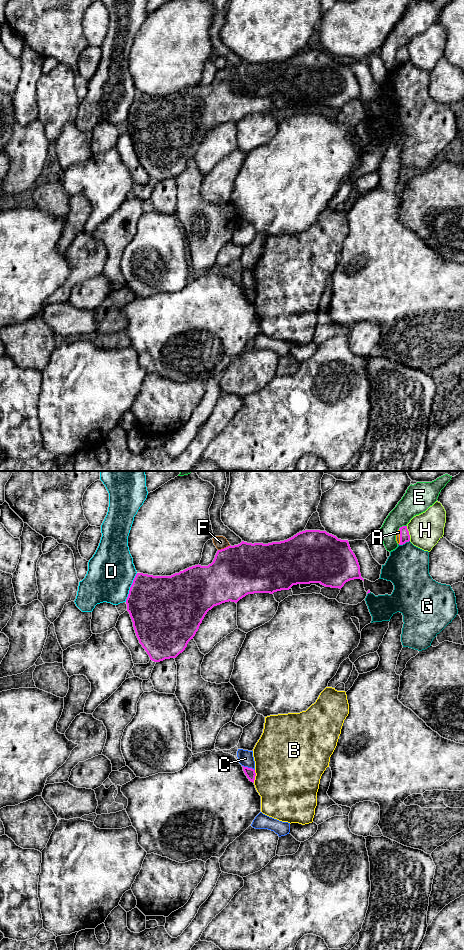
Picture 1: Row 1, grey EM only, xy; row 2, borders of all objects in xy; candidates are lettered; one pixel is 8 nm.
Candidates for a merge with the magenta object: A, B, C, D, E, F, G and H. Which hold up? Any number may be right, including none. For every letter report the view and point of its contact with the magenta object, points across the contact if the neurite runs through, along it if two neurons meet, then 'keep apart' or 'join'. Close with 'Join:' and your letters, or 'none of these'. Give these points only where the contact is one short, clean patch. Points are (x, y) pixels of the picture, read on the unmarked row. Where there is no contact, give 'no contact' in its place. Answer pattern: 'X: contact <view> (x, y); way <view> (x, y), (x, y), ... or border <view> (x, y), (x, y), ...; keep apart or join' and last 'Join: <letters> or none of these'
A: contact xy (400, 56); join
B: contact xy (255, 295); keep apart
C: contact xy (248, 288); border xy (242, 285), (254, 290); keep apart
D: contact xy (130, 107); keep apart
E: contact xy (402, 46); keep apart
F: contact xy (224, 68); keep apart
G: contact xy (403, 63); keep apart
H: contact xy (408, 53); keep apart
Join: A

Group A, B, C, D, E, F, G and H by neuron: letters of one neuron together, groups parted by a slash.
A / B G / C / D / E / F / H

